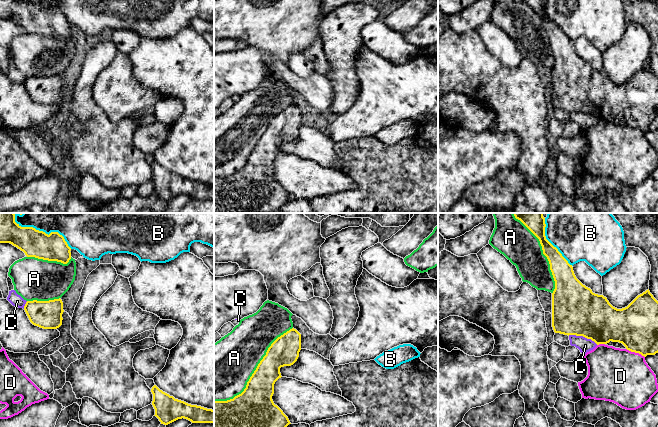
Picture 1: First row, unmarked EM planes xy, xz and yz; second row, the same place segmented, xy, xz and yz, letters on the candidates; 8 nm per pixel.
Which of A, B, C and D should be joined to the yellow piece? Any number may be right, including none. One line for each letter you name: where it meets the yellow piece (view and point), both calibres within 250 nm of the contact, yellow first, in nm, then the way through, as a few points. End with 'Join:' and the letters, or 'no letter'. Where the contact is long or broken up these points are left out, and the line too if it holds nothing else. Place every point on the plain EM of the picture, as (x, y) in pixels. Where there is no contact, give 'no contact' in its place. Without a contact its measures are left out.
Join: no letter

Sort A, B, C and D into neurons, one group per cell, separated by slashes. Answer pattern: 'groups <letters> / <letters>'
groups A / B / C / D

